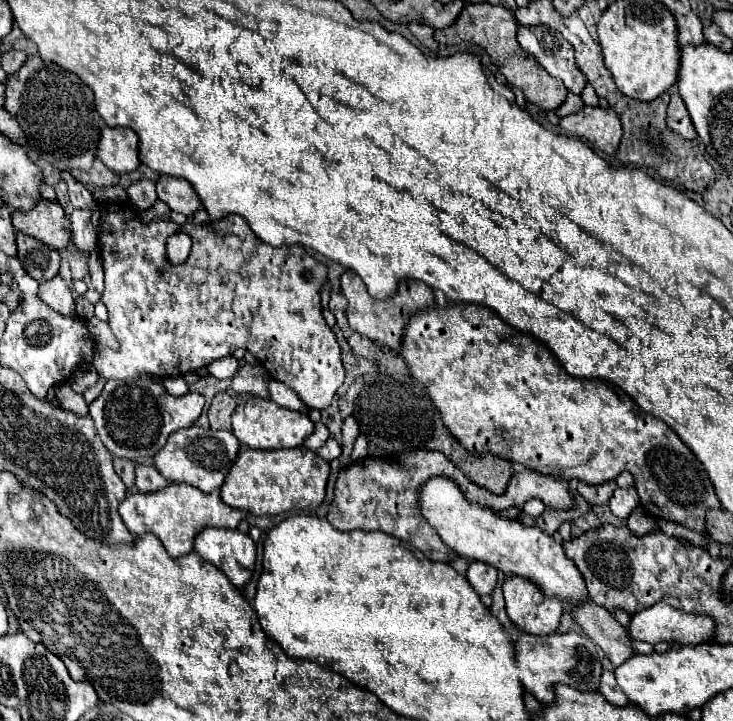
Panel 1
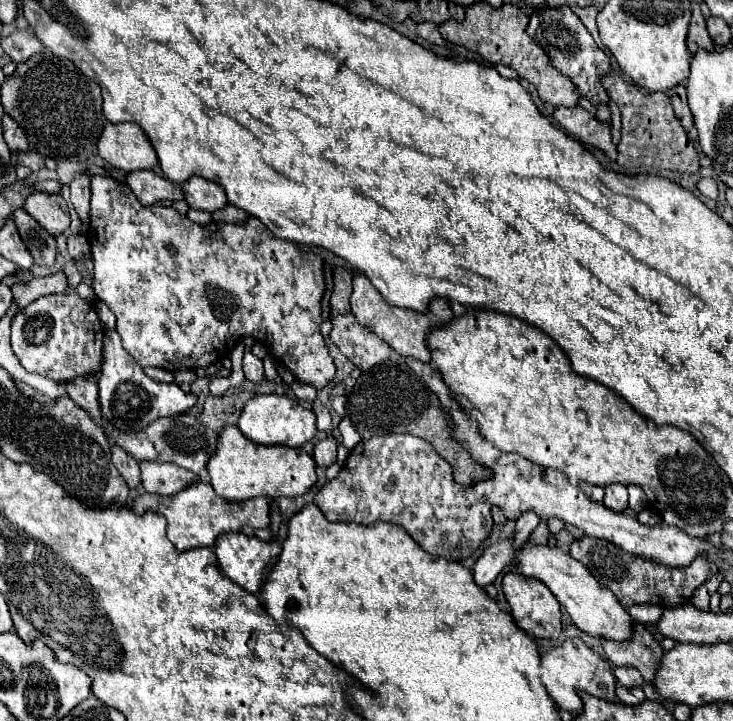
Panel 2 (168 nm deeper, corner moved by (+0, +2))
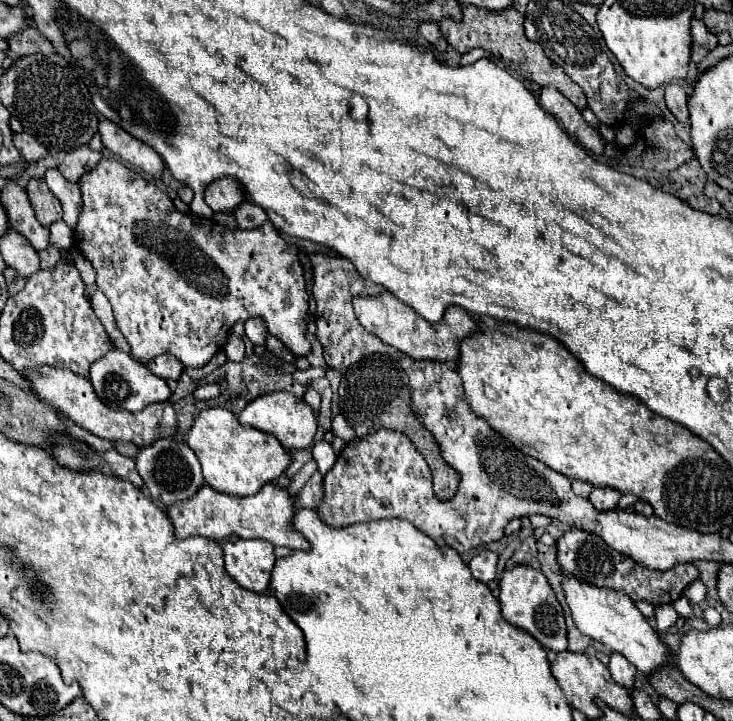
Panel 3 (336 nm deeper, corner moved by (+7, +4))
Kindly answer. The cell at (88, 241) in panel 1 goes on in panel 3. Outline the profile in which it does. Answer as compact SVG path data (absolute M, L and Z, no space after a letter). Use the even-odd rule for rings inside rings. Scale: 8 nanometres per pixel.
M83 145L65 155L63 163L59 163L59 171L69 183L79 183L79 177L87 173L93 165L97 165L99 159L101 159L99 151L91 151L87 145Z

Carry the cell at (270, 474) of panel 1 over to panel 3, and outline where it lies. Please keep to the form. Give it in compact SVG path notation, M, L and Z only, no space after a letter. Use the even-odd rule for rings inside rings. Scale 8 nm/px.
M221 407L199 413L191 431L187 433L187 445L201 461L205 483L227 495L253 495L263 485L283 475L291 465L289 451L285 451L275 437L255 431L253 427L243 427L231 411Z

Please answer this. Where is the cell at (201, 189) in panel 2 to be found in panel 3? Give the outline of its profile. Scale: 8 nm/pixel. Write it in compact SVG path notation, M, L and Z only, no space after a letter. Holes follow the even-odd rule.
M223 177L219 181L213 181L205 189L205 203L213 211L231 213L241 201L243 201L241 185L235 179L231 179L231 177Z

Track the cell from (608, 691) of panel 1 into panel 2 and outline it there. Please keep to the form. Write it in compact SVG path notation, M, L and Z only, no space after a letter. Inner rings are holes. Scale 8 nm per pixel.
M618 685L616 693L618 693L618 699L620 699L624 705L640 705L640 703L644 703L644 701L646 701L646 695L644 695L642 687L626 689L626 687Z

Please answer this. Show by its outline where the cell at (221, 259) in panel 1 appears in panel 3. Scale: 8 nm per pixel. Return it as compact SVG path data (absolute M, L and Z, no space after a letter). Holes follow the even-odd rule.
M101 159L99 165L91 171L87 171L81 181L81 197L83 197L83 209L79 215L79 223L75 227L75 237L73 243L75 247L93 263L95 271L97 271L97 287L105 293L105 297L109 299L113 313L115 313L115 323L117 329L123 333L123 337L127 339L127 343L131 345L133 351L133 359L137 361L149 361L155 359L159 355L173 355L177 357L185 367L203 367L217 351L221 351L221 347L227 343L227 335L231 331L231 327L239 321L247 321L253 317L259 317L265 321L267 331L271 335L275 335L279 341L283 341L283 345L295 355L295 357L307 357L311 353L311 343L307 341L307 311L309 311L309 295L305 289L305 277L303 277L303 267L299 263L299 247L297 245L289 245L279 231L275 229L275 225L271 225L269 221L257 229L251 231L243 231L243 229L231 229L227 225L219 225L217 221L211 219L201 219L199 215L193 213L179 213L173 205L173 201L155 185L147 183L137 171L123 167L117 161L109 161L109 159Z

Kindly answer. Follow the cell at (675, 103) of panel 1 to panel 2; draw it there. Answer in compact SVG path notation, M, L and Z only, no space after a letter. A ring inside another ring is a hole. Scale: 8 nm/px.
M676 85L672 91L674 91L674 95L672 95L674 113L676 113L676 117L680 119L682 127L684 127L686 131L690 131L694 123L692 123L692 113L690 113L688 101L686 101L686 89L684 89L684 85Z

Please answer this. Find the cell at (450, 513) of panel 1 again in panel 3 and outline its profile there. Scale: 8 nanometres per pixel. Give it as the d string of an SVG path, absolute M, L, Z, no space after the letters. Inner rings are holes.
M561 573L561 587L565 593L565 601L571 609L575 627L595 639L601 641L609 651L625 655L643 675L649 675L657 667L661 667L671 651L661 643L661 637L655 633L655 629L647 623L647 619L641 615L641 611L635 607L635 603L629 601L629 597L621 591L611 589L599 589L589 583L579 583L577 577Z

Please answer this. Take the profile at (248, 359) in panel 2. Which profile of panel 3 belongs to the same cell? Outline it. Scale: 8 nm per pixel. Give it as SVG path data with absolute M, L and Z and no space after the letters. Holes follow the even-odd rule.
M229 335L227 339L227 345L225 345L225 353L231 361L243 361L245 359L245 345L243 345L243 339L237 337L237 335Z

